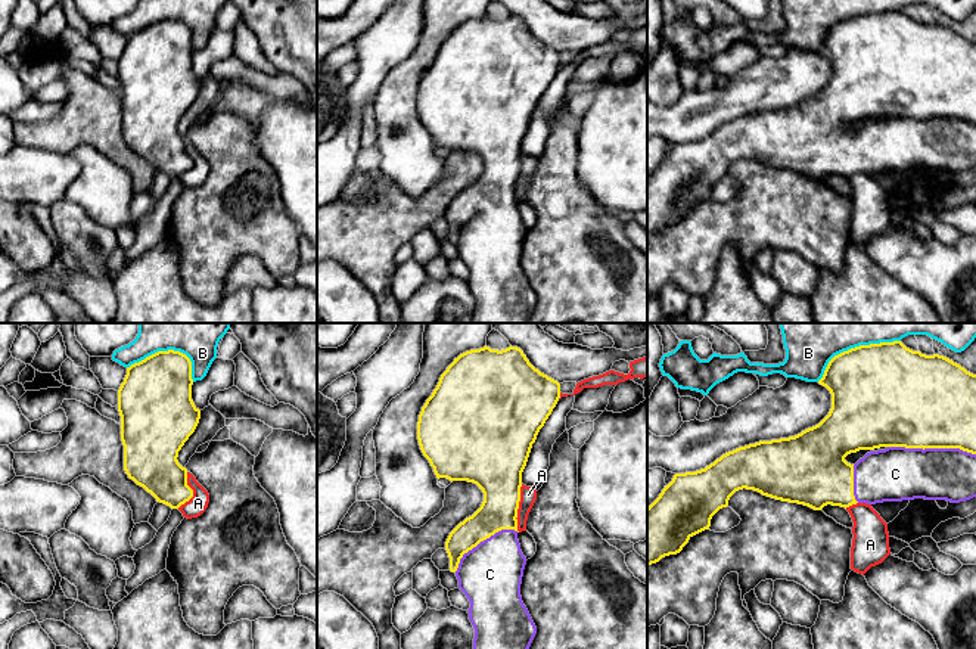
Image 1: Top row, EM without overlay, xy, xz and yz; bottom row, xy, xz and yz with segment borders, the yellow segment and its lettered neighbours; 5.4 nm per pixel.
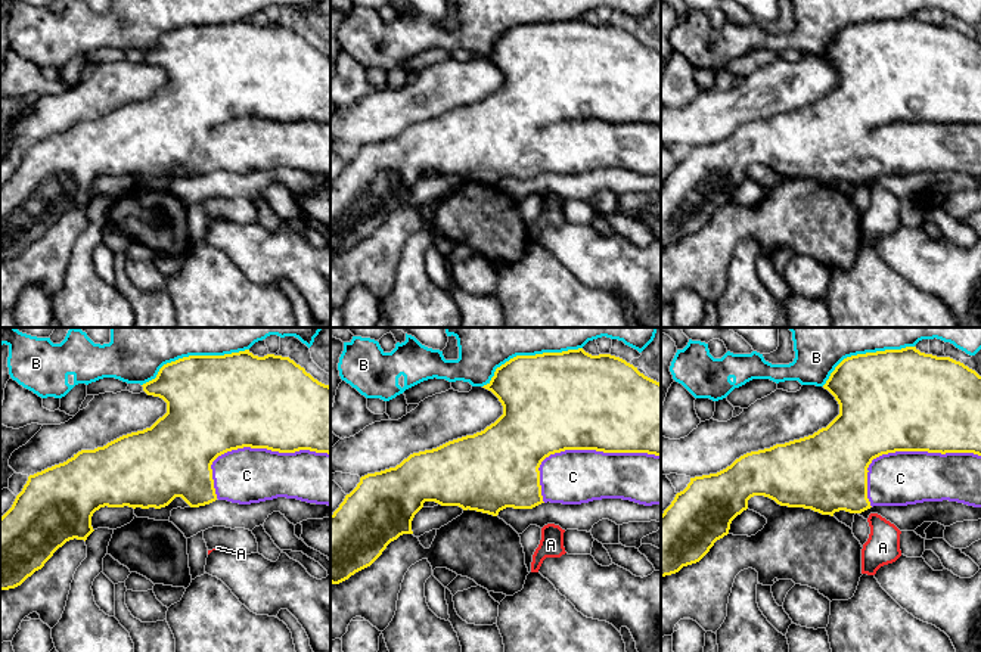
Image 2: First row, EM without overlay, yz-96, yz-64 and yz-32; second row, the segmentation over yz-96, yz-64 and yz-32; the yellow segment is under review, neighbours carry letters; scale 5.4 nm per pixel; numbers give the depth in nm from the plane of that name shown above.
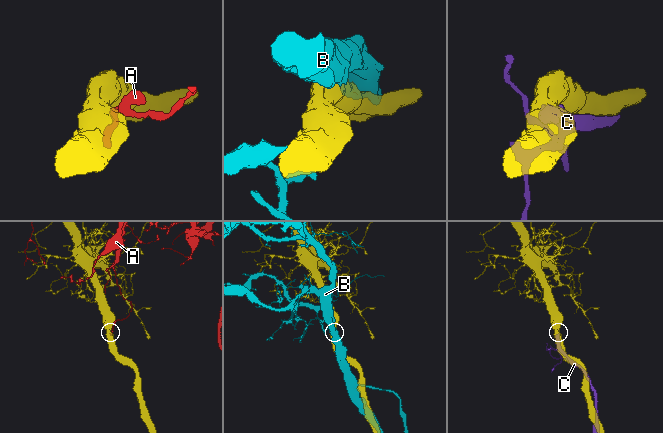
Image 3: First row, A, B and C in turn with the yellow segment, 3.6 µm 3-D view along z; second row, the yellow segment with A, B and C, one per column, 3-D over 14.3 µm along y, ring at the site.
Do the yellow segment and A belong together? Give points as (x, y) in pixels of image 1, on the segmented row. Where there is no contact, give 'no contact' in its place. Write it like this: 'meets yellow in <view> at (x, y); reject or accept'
meets yellow in xz at (518, 508); reject

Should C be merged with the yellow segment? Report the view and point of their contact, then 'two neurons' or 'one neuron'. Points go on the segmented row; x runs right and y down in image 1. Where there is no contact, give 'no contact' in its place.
yz (932, 447) | one neuron

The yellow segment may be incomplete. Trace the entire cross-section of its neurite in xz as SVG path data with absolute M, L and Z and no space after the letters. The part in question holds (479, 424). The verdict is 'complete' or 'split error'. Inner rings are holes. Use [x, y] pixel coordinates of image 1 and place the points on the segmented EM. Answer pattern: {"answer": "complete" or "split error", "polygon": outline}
{"answer": "split error", "polygon": "M517 347L460 354L441 375L417 422L417 440L436 478L467 481L484 493L481 507L448 535L450 571L470 602L473 649L529 649L537 627L522 602L526 558L517 540L522 472L540 429L560 398L560 384L535 369Z"}

